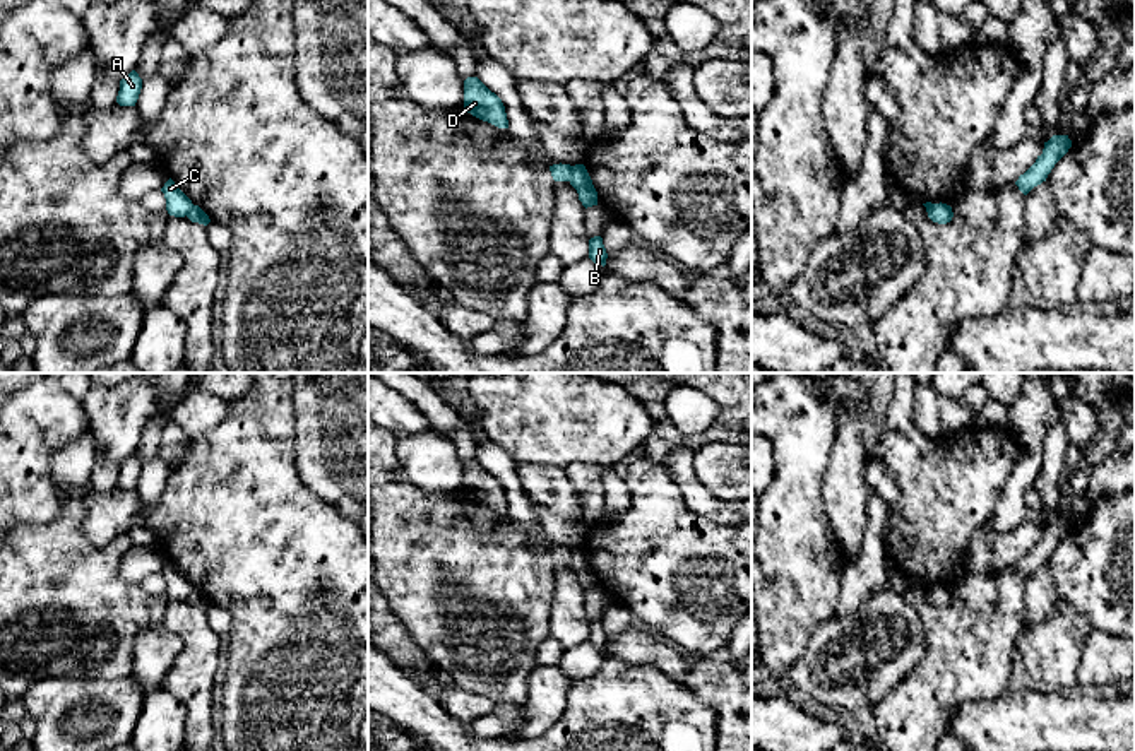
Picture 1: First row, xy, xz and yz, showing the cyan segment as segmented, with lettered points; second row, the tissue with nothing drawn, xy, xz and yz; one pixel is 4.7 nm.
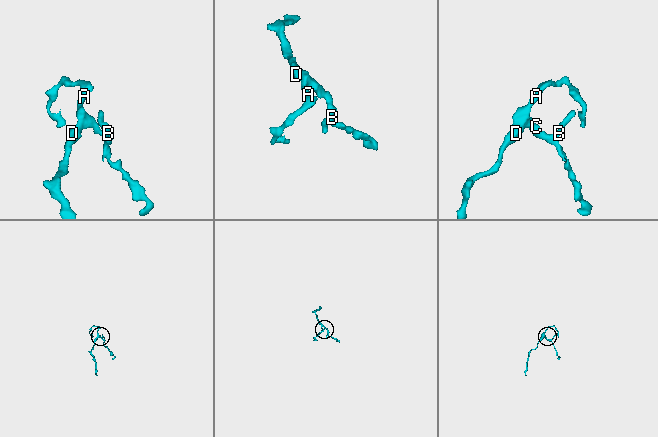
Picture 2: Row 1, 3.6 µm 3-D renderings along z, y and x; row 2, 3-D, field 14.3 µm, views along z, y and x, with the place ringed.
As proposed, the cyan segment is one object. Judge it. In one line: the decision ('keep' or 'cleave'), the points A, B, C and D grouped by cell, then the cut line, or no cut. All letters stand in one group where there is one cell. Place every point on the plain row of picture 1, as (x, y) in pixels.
keep; groups A B C D; cut none

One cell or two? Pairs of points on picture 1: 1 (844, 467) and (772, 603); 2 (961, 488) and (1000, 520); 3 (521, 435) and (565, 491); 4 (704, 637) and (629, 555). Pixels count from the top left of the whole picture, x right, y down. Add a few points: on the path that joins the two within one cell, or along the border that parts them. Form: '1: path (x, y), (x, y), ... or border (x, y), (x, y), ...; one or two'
1: border (827, 464), (824, 478), (825, 522), (836, 543); two
2: border (1009, 478), (997, 500), (997, 508), (986, 522); two
3: border (516, 462), (550, 462), (564, 469); two
4: path (682, 614), (668, 609), (668, 597), (651, 577); one

